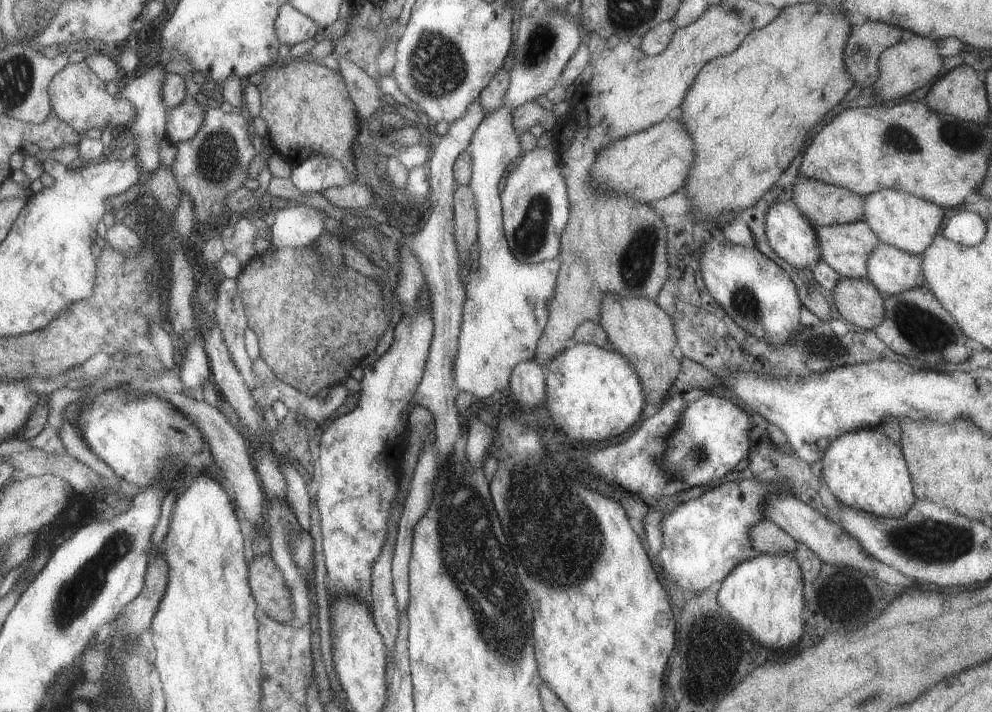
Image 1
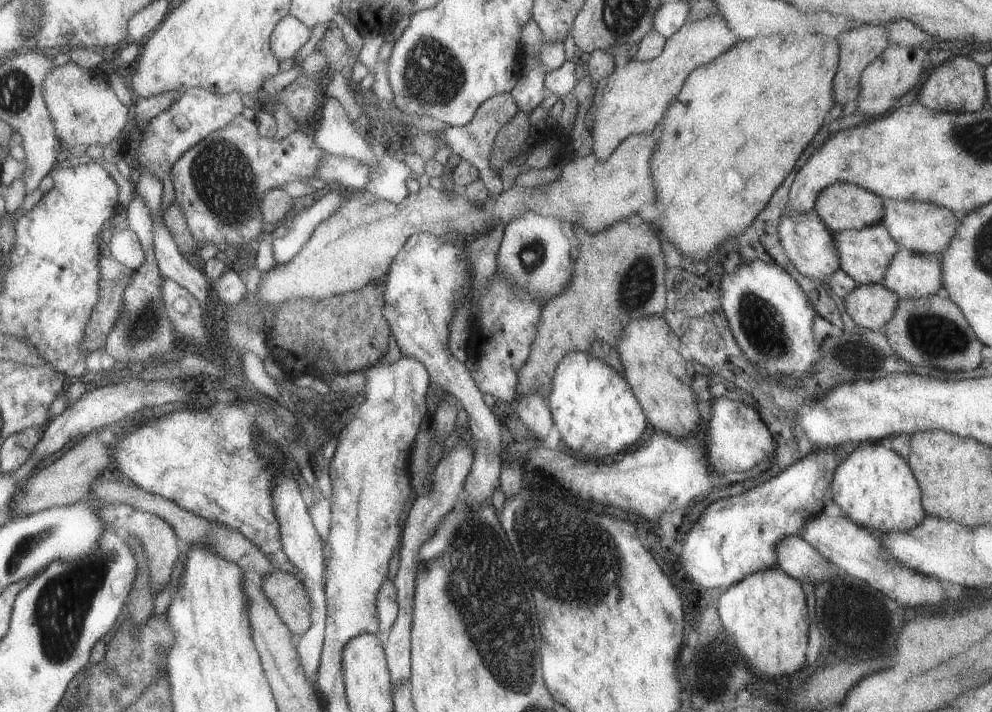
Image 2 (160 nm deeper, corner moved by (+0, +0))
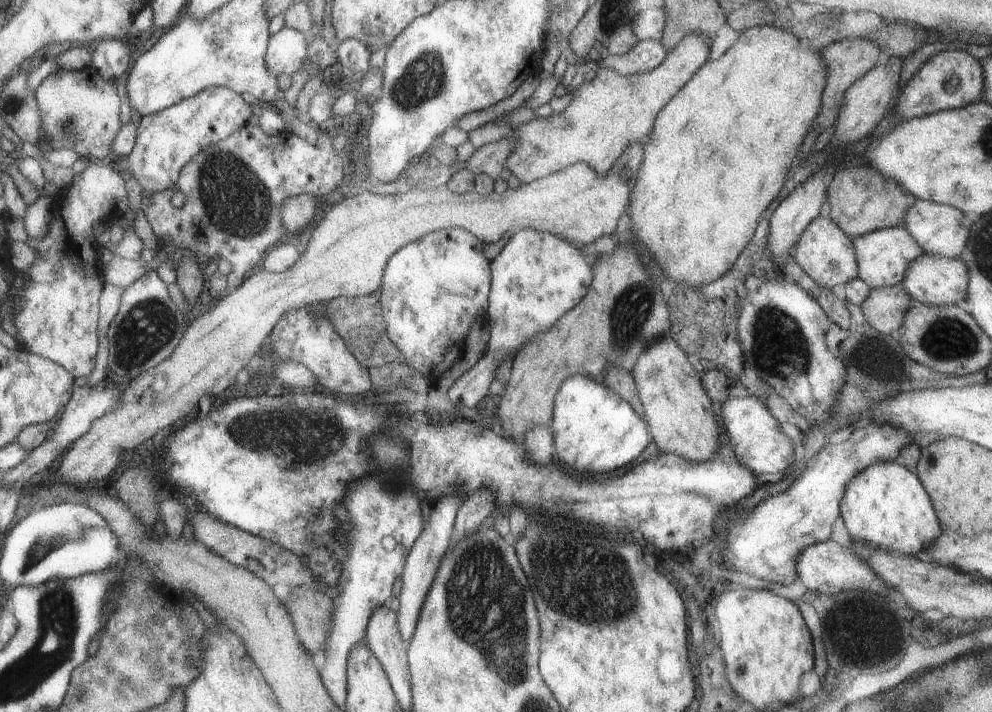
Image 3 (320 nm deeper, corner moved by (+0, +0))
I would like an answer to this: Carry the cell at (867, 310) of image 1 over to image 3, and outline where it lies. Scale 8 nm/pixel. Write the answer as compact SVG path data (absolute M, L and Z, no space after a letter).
M897 284L871 289L859 307L867 323L876 331L889 335L900 327L910 300L905 289Z

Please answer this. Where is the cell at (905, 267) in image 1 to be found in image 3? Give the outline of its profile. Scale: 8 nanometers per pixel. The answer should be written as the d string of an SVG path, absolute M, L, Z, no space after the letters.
M923 253L916 259L913 259L906 268L903 280L899 283L900 287L905 289L905 292L911 299L918 300L929 306L957 305L961 300L966 298L966 286L968 283L968 268L959 257L947 258L931 253Z

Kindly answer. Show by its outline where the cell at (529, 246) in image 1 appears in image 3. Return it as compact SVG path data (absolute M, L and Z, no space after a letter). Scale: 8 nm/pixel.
M533 229L515 230L500 253L490 261L490 291L486 313L489 339L482 357L467 371L460 375L447 390L447 398L456 405L475 406L489 392L489 384L496 376L496 368L510 355L535 339L537 335L548 331L552 324L573 308L585 296L592 281L592 266L583 258L584 249L559 239L551 233L542 233Z

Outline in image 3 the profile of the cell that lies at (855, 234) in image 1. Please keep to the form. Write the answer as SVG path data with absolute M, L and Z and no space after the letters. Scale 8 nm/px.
M887 227L852 237L851 240L856 256L858 278L871 289L899 284L903 280L908 264L924 253L905 227Z

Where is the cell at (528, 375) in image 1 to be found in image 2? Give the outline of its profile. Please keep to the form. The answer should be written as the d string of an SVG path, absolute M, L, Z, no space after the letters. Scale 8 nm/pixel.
M525 394L514 403L513 409L535 439L543 441L554 423L546 400L540 394Z

